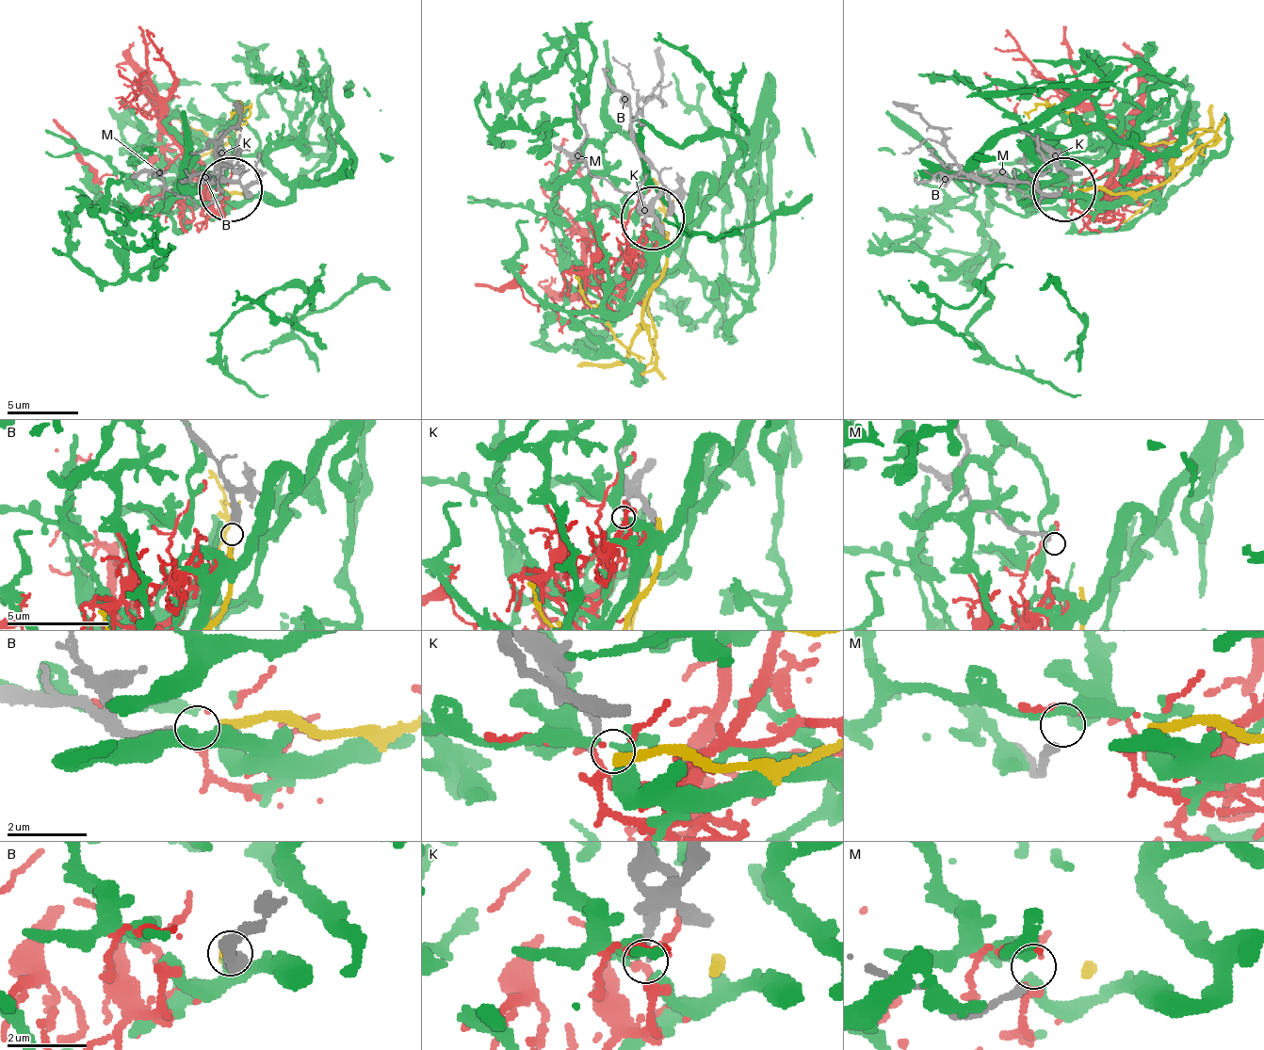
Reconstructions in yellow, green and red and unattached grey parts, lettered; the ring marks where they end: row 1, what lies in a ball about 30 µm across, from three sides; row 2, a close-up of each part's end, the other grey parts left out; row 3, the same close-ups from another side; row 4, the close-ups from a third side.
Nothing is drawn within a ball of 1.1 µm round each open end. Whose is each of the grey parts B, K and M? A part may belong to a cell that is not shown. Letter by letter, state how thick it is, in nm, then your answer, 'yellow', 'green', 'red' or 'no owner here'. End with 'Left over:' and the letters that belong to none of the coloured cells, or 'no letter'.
B: 380 nm thick; yellow
K: 170 nm thick; green
M: 190 nm thick; no owner here
Left over: M

